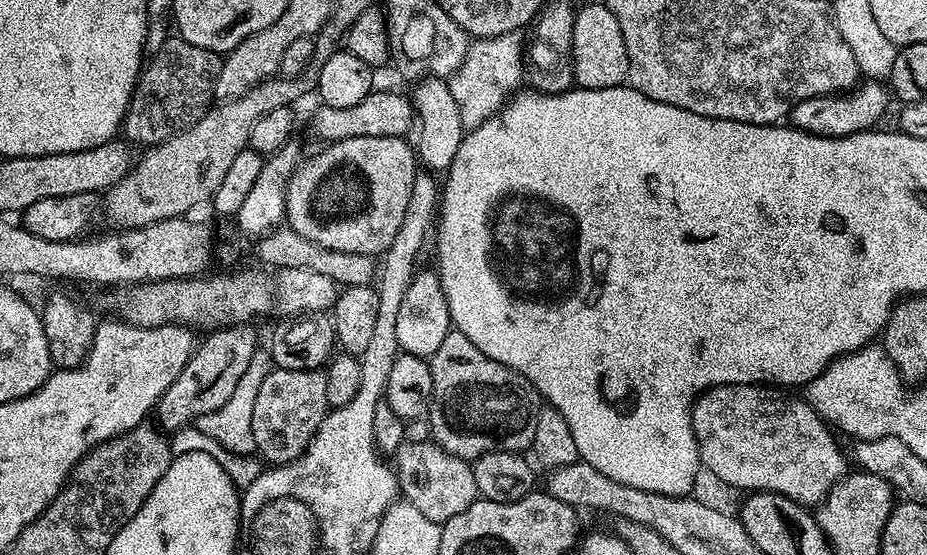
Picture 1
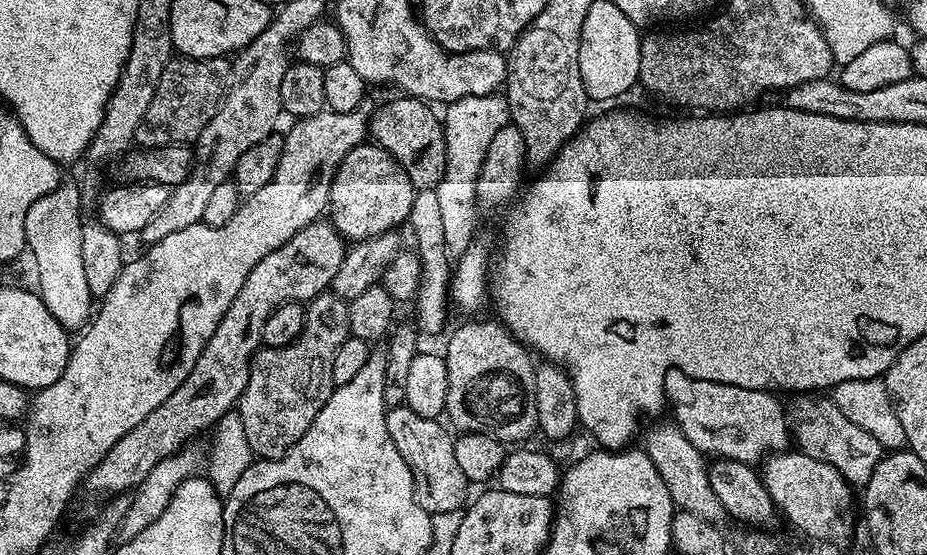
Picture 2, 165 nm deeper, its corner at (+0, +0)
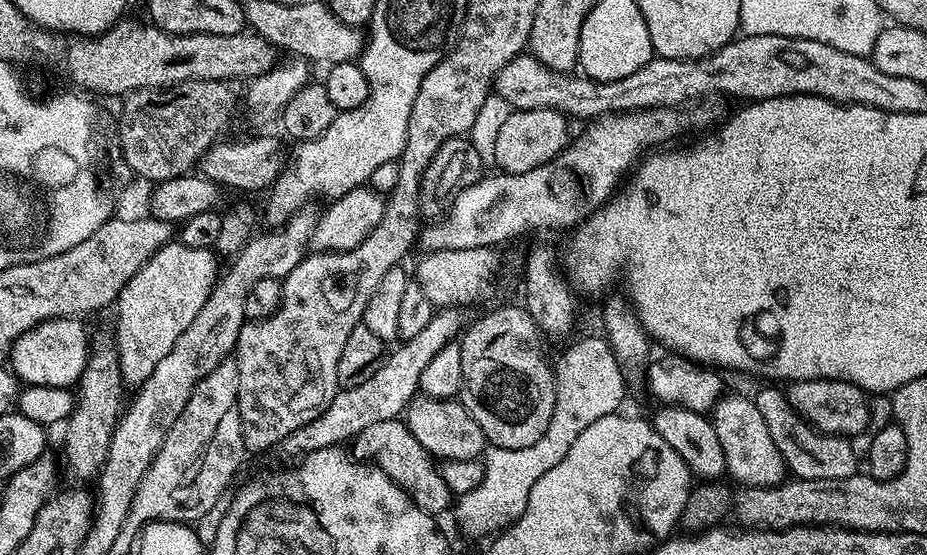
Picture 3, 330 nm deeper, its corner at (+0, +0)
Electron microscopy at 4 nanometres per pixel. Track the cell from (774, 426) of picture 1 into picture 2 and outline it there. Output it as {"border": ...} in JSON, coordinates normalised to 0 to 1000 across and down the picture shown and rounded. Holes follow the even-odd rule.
{"border":[[[724,663],[718,674],[716,712],[727,742],[727,760],[763,823],[816,840],[830,818],[845,814],[851,805],[850,753],[840,712],[744,681],[730,663]]]}

